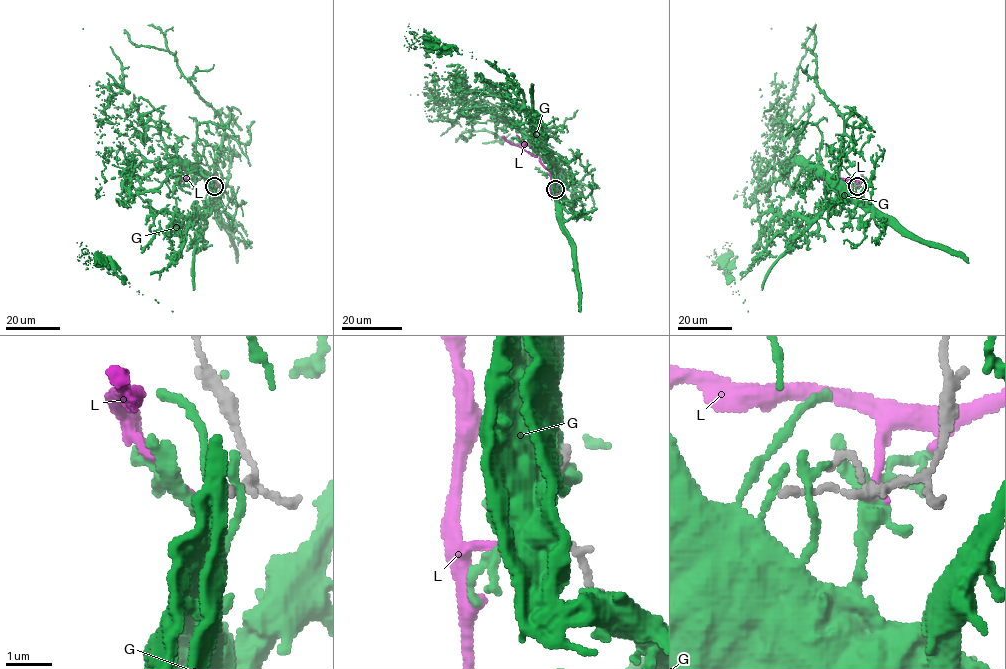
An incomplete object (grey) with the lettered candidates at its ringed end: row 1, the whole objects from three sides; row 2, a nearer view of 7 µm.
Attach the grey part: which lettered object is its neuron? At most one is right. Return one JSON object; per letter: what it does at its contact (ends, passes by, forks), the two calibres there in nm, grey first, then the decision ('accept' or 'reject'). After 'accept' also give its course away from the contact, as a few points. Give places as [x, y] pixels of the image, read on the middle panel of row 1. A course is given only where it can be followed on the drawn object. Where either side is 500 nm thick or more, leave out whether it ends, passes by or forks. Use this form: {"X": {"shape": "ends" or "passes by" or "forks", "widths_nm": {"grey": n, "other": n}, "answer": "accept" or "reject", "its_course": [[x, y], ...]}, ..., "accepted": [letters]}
{"G": {"shape": "forks", "widths_nm": {"grey": 120, "other": 280}, "answer": "reject"}, "L": {"shape": "ends", "widths_nm": {"grey": 120, "other": 140}, "answer": "accept", "its_course": [[555, 188], [551, 188], [549, 171], [540, 159], [508, 142], [502, 135]]}, "accepted": ["L"]}

